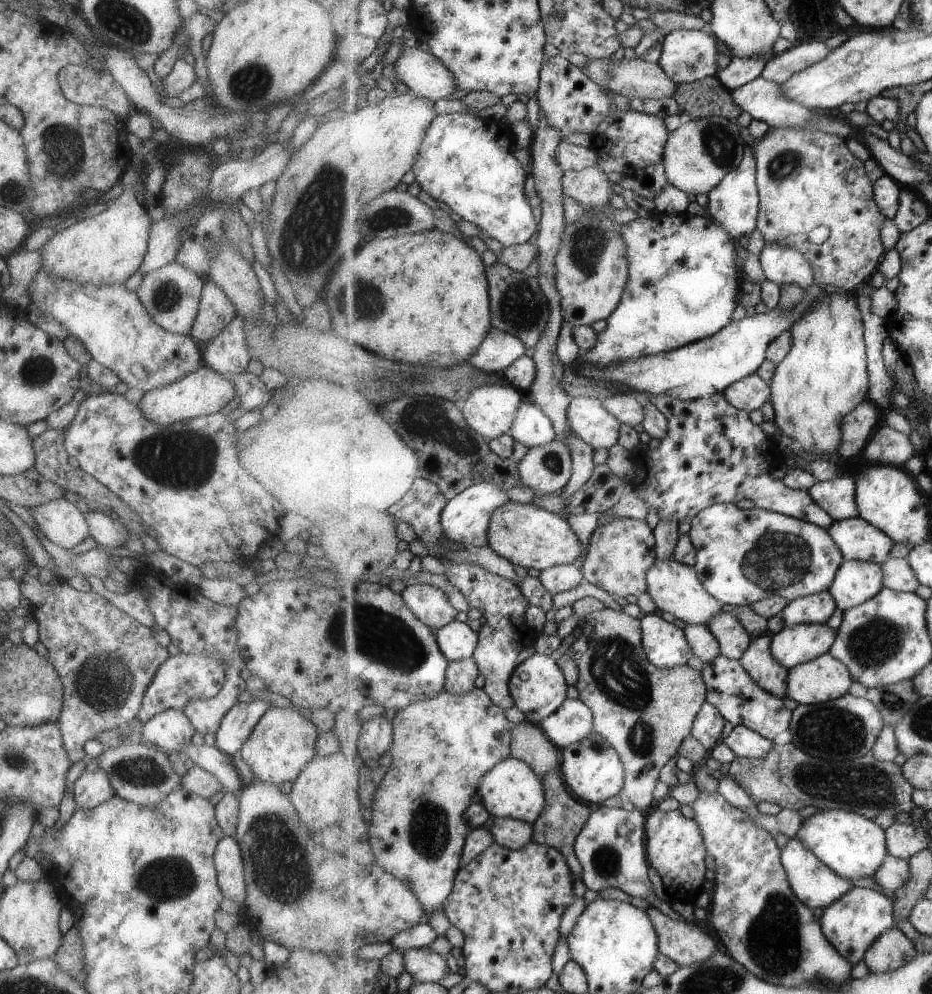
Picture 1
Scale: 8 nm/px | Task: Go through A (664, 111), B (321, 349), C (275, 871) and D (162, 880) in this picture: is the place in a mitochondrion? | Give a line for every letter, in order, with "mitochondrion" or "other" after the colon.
A: other
B: other
C: mitochondrion
D: mitochondrion

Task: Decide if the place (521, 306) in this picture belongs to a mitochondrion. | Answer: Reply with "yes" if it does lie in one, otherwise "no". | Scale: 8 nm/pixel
yes

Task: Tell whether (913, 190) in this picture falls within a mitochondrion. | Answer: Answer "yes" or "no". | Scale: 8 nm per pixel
no

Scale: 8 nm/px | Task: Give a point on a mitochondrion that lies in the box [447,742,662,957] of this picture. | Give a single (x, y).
(606, 861)

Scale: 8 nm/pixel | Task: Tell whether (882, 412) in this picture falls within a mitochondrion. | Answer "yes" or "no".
no

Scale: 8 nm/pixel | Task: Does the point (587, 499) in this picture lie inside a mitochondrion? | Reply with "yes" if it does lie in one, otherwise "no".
no

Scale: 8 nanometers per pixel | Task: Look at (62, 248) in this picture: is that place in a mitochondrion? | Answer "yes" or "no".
no

